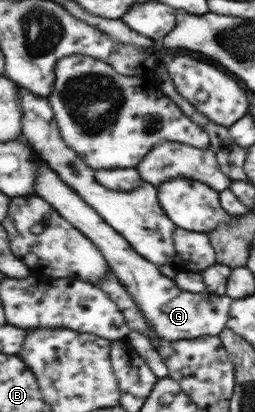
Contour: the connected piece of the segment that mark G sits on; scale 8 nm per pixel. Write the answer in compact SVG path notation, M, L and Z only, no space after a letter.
M40 159L35 194L43 198L58 215L68 220L78 231L83 232L95 243L103 257L110 263L110 269L126 287L131 299L145 314L150 328L161 338L169 341L193 339L204 336L219 336L225 328L233 298L207 292L193 293L182 290L174 279L168 278L153 262L148 262L137 252L114 227L71 186L56 174L55 170Z

